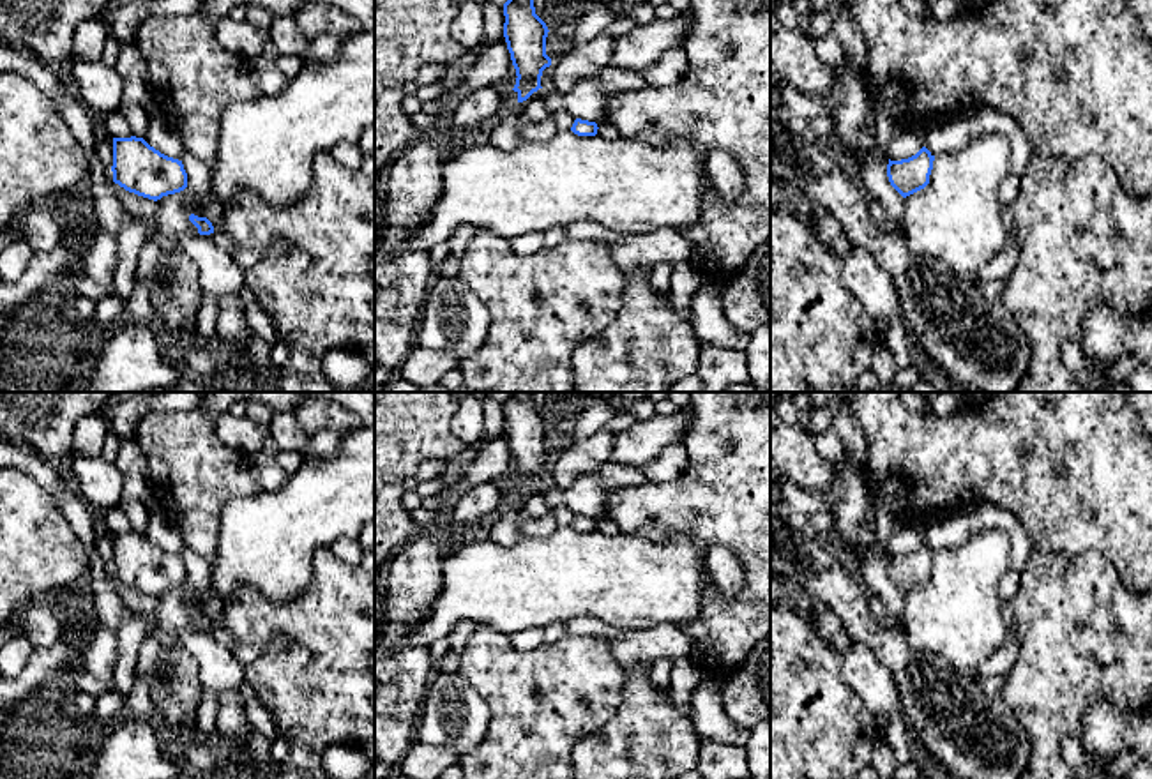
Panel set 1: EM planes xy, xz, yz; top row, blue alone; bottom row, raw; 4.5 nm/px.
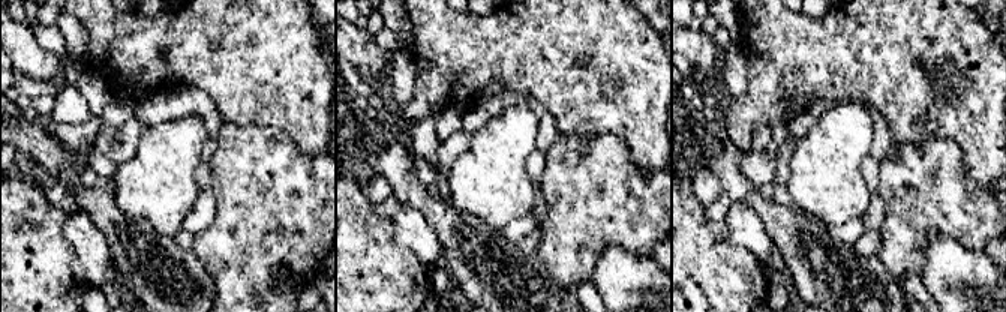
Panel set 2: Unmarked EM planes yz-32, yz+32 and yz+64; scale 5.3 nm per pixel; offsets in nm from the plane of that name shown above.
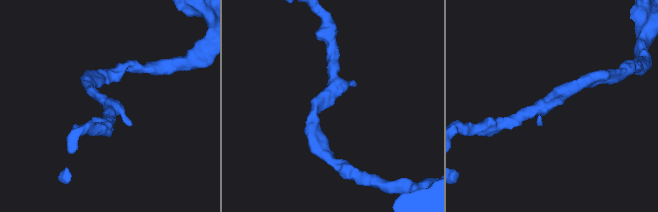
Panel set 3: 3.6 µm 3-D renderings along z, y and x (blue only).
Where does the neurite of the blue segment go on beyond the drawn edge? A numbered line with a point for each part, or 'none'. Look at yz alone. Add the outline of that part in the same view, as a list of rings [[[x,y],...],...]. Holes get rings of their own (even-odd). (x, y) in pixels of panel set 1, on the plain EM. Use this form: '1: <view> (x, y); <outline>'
none

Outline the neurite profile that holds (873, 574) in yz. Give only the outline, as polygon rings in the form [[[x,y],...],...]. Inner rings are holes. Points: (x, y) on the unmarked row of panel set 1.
[[[866,495],[868,505],[875,509],[875,542],[868,548],[868,553],[859,569],[859,578],[864,588],[873,590],[887,608],[891,615],[901,625],[901,615],[905,606],[905,594],[891,581],[887,572],[887,542],[892,535],[896,516],[892,514],[883,495]]]

